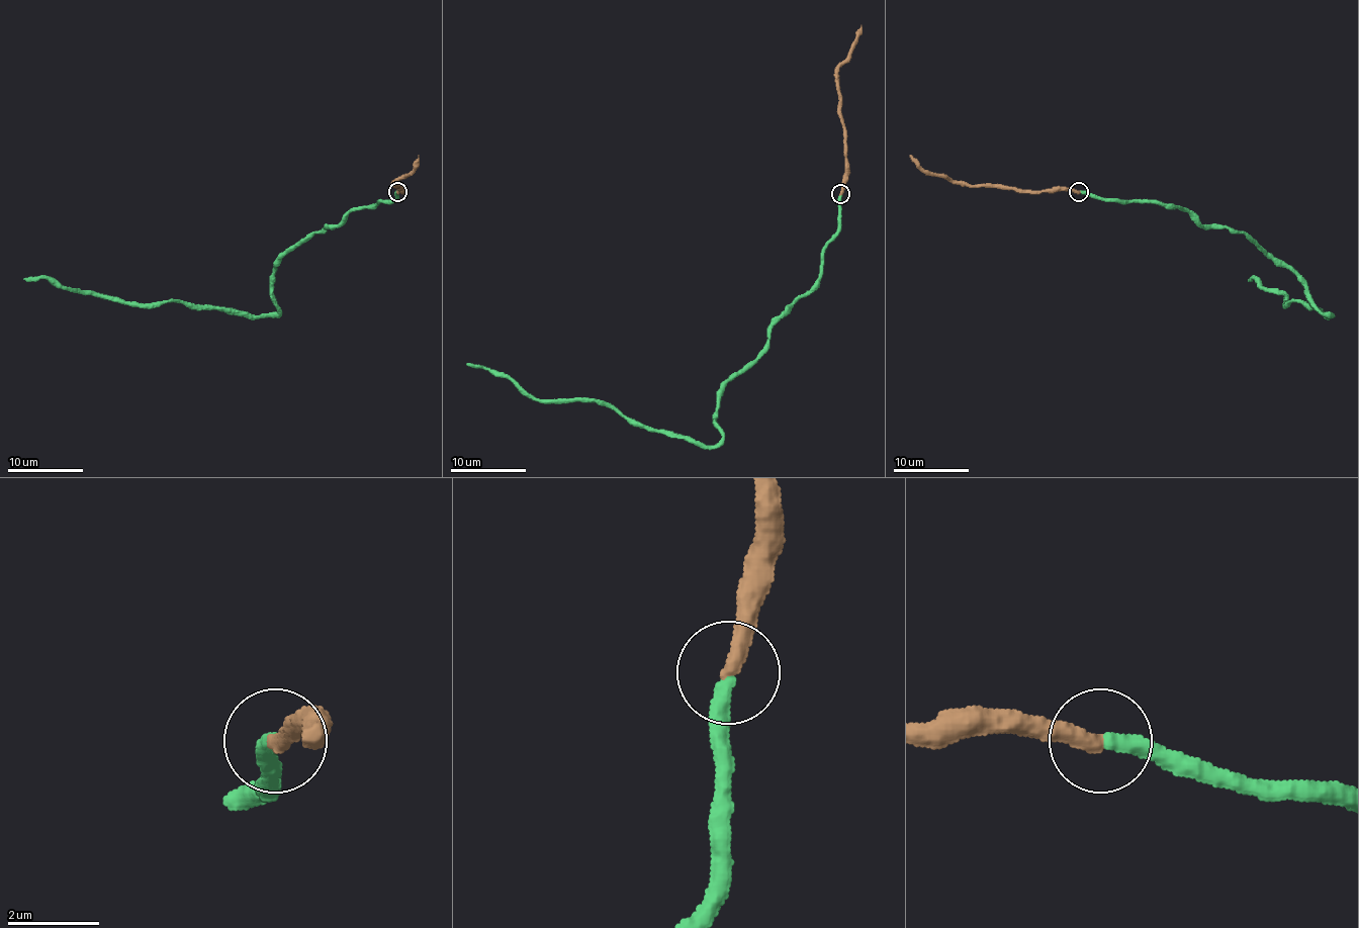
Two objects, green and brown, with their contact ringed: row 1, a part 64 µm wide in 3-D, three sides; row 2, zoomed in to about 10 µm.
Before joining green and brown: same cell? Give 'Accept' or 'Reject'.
Accept

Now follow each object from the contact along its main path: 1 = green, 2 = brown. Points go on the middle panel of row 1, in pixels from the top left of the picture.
1: (840, 194), (821, 277), (725, 384), (722, 439), (712, 446), (633, 426), (594, 401), (530, 397), (466, 363)
2: (840, 194), (845, 172), (845, 130), (840, 112), (838, 67), (861, 25)

